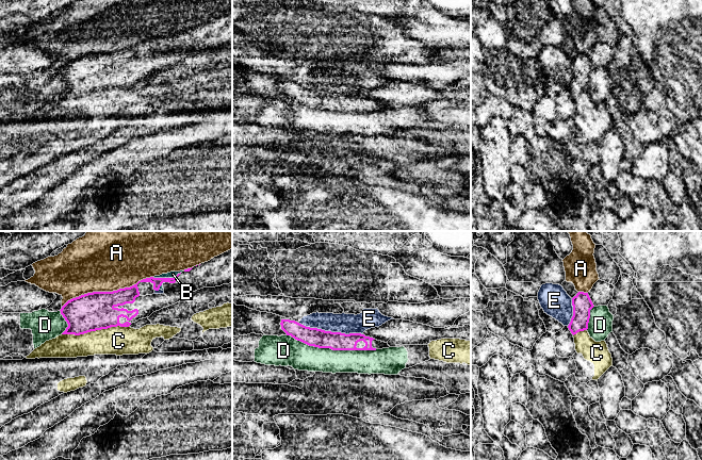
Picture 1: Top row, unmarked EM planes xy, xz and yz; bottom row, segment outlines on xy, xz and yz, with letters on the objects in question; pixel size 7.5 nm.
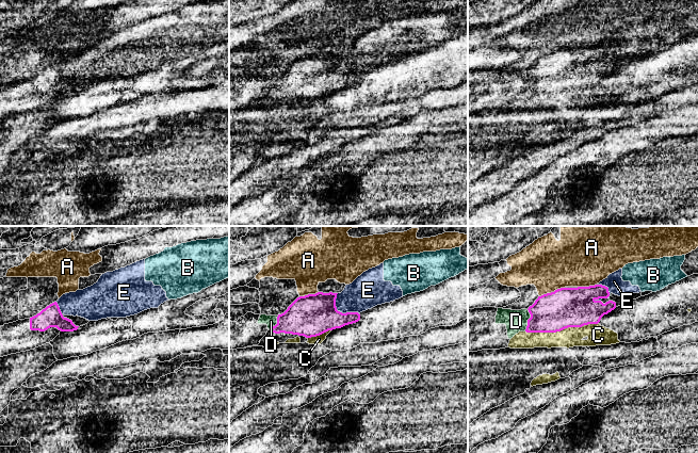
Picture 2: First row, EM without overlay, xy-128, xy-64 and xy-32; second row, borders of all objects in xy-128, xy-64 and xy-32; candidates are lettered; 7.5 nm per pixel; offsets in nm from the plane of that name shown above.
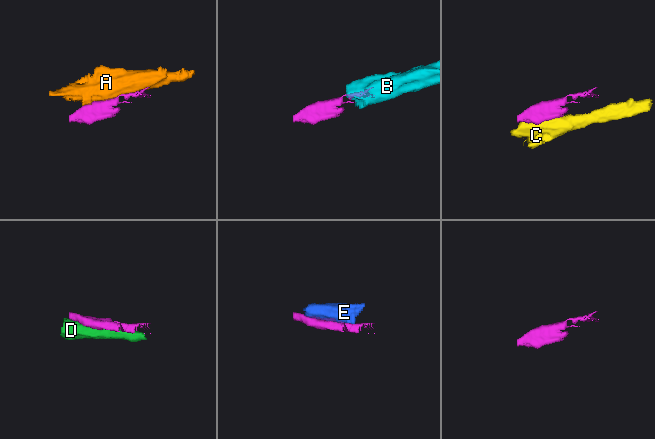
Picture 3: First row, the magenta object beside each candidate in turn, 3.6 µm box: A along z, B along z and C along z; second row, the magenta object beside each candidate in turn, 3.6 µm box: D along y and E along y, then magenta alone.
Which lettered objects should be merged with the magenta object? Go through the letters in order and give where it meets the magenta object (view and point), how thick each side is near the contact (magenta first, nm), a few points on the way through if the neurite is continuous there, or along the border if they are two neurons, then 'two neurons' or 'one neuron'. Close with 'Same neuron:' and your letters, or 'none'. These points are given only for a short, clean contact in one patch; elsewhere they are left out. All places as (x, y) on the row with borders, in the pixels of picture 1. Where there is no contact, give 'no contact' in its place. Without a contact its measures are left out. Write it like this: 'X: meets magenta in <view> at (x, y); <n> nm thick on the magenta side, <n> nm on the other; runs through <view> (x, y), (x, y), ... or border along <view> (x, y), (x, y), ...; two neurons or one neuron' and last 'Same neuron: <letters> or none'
A: meets magenta in xy at (107, 292); 280 nm thick on the magenta side, 480 nm on the other; two neurons
B: meets magenta in xy at (166, 278); 70 nm thick on the magenta side, 50 nm on the other; border along xy (180, 272), (174, 277), (152, 277); two neurons
C: meets magenta in xy at (95, 330); 280 nm thick on the magenta side, 220 nm on the other; two neurons
D: meets magenta in xz at (331, 348); 140 nm thick on the magenta side, 200 nm on the other; two neurons
E: meets magenta in xz at (330, 331); 140 nm thick on the magenta side, 150 nm on the other; two neurons
Same neuron: none

